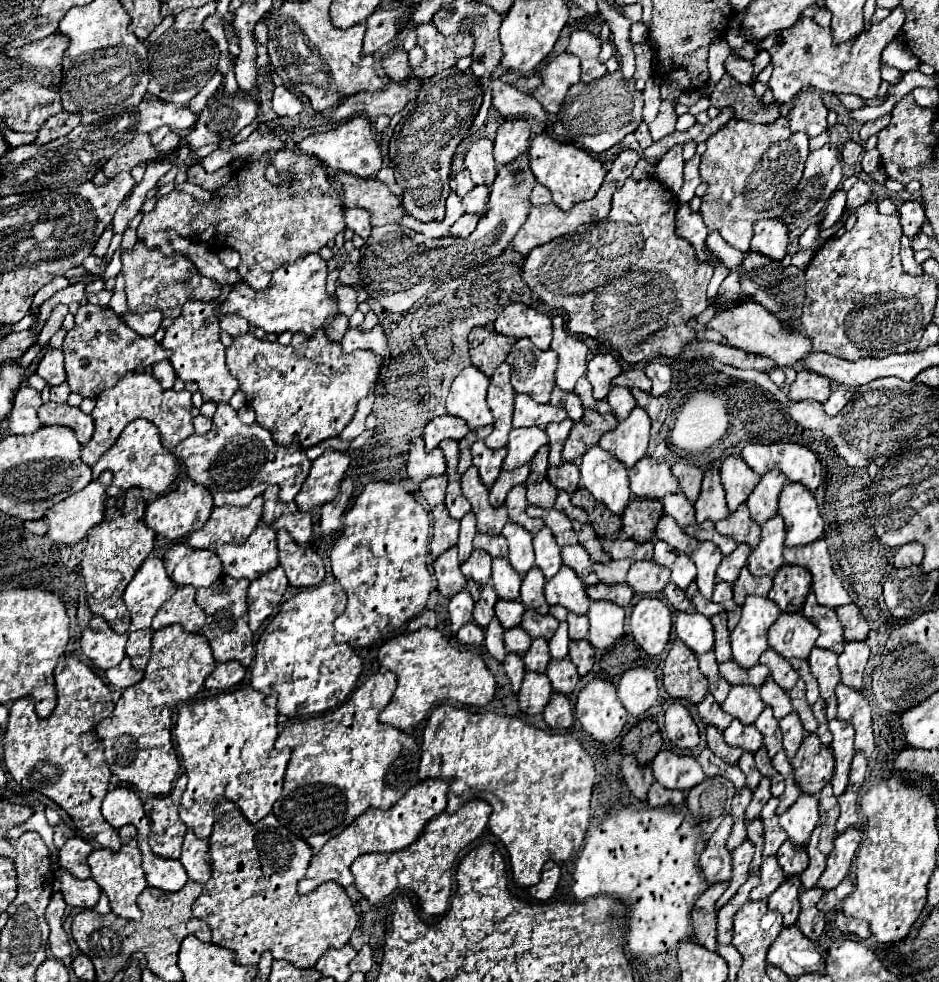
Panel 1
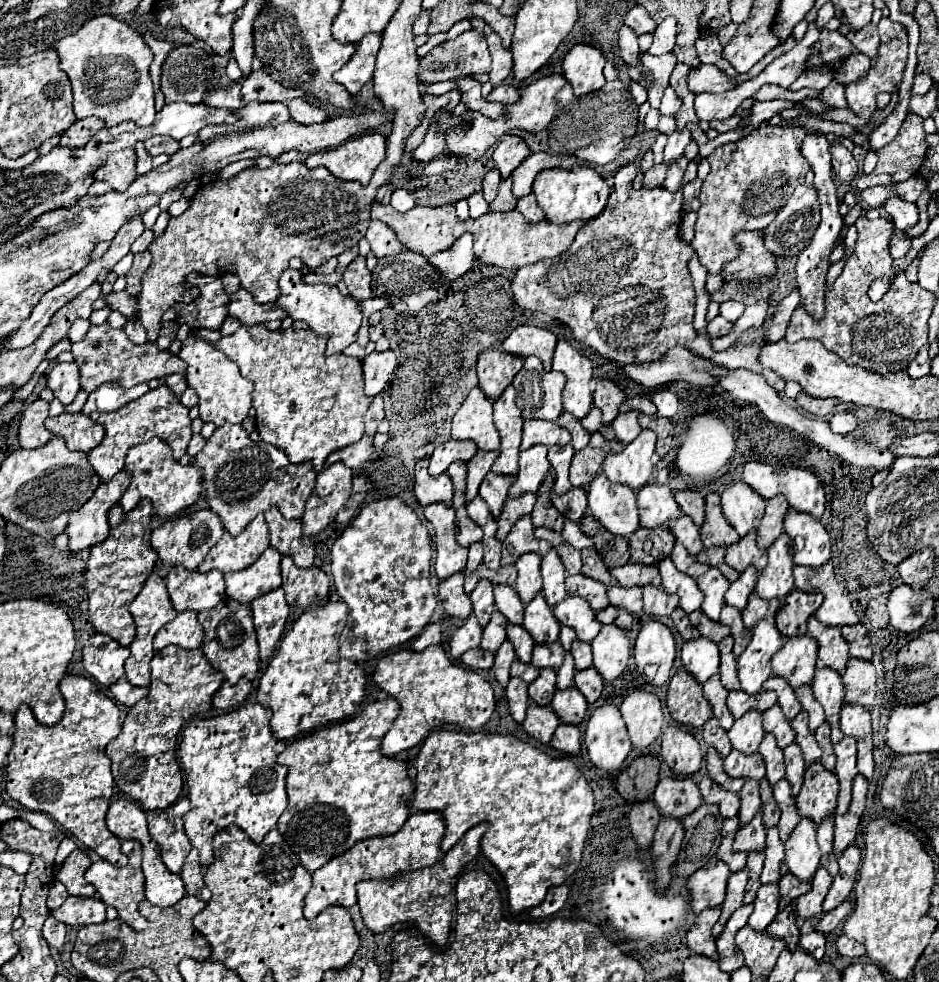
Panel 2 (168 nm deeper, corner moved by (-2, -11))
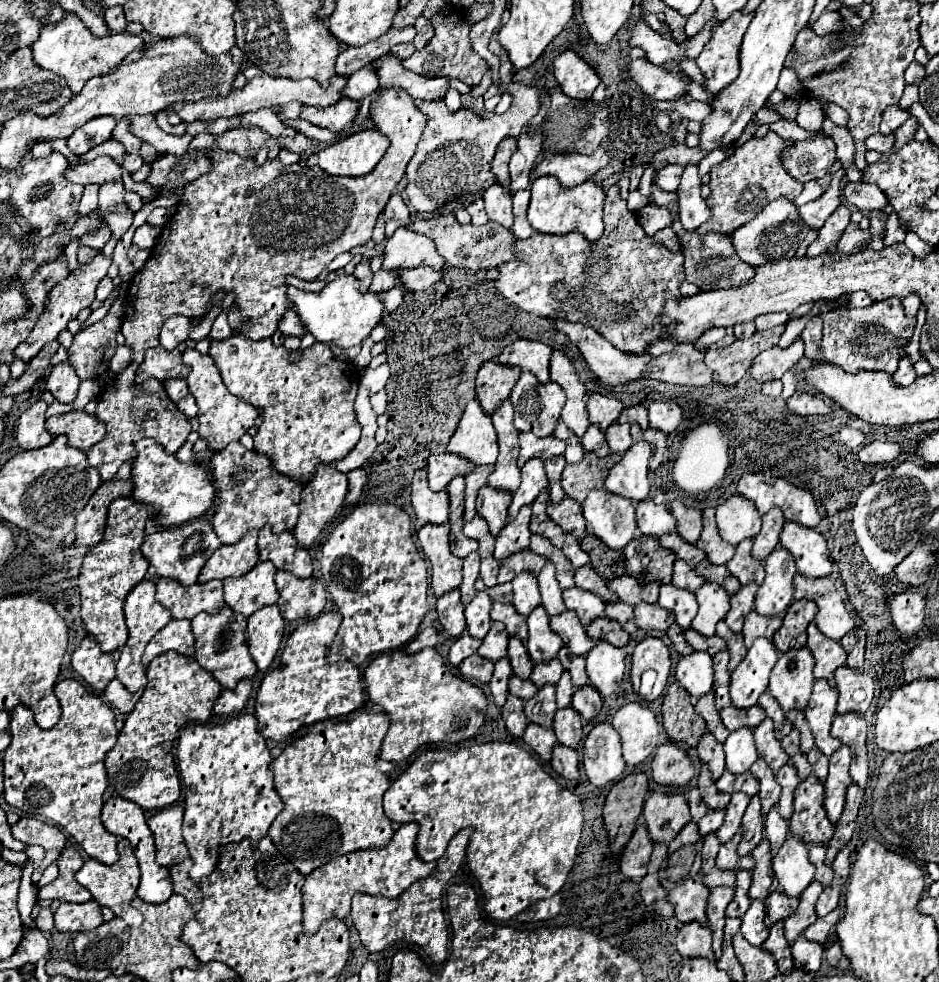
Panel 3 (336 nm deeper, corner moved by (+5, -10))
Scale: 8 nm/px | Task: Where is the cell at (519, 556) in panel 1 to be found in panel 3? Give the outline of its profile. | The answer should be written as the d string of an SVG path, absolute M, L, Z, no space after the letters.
M523 571L511 583L513 583L513 605L523 617L527 617L527 613L531 613L531 609L535 609L535 605L541 603L535 573Z

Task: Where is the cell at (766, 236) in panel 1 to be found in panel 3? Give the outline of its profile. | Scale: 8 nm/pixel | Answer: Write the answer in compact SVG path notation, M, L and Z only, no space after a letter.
M685 233L683 247L685 247L683 255L685 255L687 281L695 283L701 291L735 287L735 285L741 285L743 281L749 281L755 273L753 265L739 259L729 233L707 233L707 237L703 237L703 241L699 241L697 233Z

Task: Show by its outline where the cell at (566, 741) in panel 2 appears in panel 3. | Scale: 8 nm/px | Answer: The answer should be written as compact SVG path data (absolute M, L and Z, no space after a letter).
M557 743L553 749L551 765L565 779L579 779L579 757L577 757L575 749L569 749L569 747Z

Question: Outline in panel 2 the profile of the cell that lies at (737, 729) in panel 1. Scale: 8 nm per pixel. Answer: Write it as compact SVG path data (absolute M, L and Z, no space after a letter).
M732 750L726 760L724 760L724 770L726 774L730 774L730 778L752 778L752 780L762 780L766 776L766 768L764 768L764 762L758 754L752 754L752 756L746 756L746 754L740 754L738 750Z

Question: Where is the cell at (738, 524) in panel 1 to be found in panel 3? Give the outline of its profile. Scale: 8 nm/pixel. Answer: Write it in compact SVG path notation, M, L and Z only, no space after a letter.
M751 539L741 541L737 545L737 549L735 549L733 559L725 563L725 567L731 571L731 575L735 575L741 581L741 585L751 583L751 581L755 581L757 585L761 585L763 577L765 577L763 563L751 557L751 545L753 545Z

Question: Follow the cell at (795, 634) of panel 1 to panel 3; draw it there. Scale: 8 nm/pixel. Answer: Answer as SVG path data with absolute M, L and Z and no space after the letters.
M807 647L801 649L791 649L787 653L781 653L779 661L775 663L771 677L769 677L769 693L779 701L781 709L789 711L789 709L805 709L809 697L811 697L811 689L813 689L815 677L813 677L813 657L811 651Z

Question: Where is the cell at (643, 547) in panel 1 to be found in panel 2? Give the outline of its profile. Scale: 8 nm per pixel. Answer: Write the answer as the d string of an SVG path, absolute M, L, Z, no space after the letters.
M628 562L626 566L620 568L612 568L610 574L618 580L620 586L624 588L632 588L632 586L660 586L660 572L656 566L642 566L642 564L634 564Z

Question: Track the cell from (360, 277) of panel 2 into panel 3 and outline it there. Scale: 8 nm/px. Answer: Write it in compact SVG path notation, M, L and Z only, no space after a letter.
M363 259L359 265L355 265L353 275L355 275L355 277L359 279L359 283L361 283L359 291L367 291L369 285L371 285L371 279L373 279L373 273L371 273L371 269L369 269L369 261Z

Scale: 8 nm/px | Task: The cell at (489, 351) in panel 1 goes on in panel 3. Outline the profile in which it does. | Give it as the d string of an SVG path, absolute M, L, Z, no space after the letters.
M485 361L477 373L477 399L489 415L509 397L515 381L519 379L519 367L507 367L497 361Z

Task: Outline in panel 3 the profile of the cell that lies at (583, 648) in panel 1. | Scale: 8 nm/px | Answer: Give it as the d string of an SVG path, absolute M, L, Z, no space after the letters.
M591 685L579 687L579 689L575 691L573 703L571 703L571 707L577 709L577 713L579 713L583 719L587 719L587 721L591 721L591 719L597 717L597 713L601 711L601 705L603 705L601 695L599 695L599 691L595 691Z

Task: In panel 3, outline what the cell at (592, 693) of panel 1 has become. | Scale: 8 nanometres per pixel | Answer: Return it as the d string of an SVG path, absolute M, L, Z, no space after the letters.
M595 723L595 727L589 731L589 735L583 743L583 769L585 769L587 779L595 787L605 787L605 785L621 779L621 773L625 769L625 761L621 755L619 733L613 729L611 723Z

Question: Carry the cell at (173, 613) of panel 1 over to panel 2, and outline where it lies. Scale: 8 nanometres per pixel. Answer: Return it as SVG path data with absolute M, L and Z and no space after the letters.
M186 610L180 612L172 622L168 622L154 638L154 650L160 652L162 648L174 644L178 648L184 650L194 650L202 646L202 638L204 638L204 630L198 624L196 612Z

